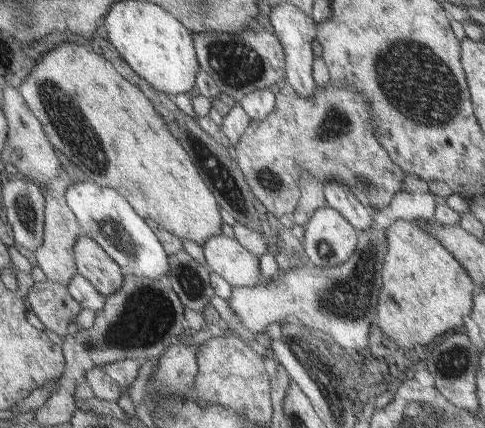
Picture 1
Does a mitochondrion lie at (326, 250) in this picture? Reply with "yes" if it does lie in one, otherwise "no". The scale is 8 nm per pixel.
yes

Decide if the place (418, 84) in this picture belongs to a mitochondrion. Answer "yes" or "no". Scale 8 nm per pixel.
yes

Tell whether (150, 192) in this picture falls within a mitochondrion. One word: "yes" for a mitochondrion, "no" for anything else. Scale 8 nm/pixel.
no

